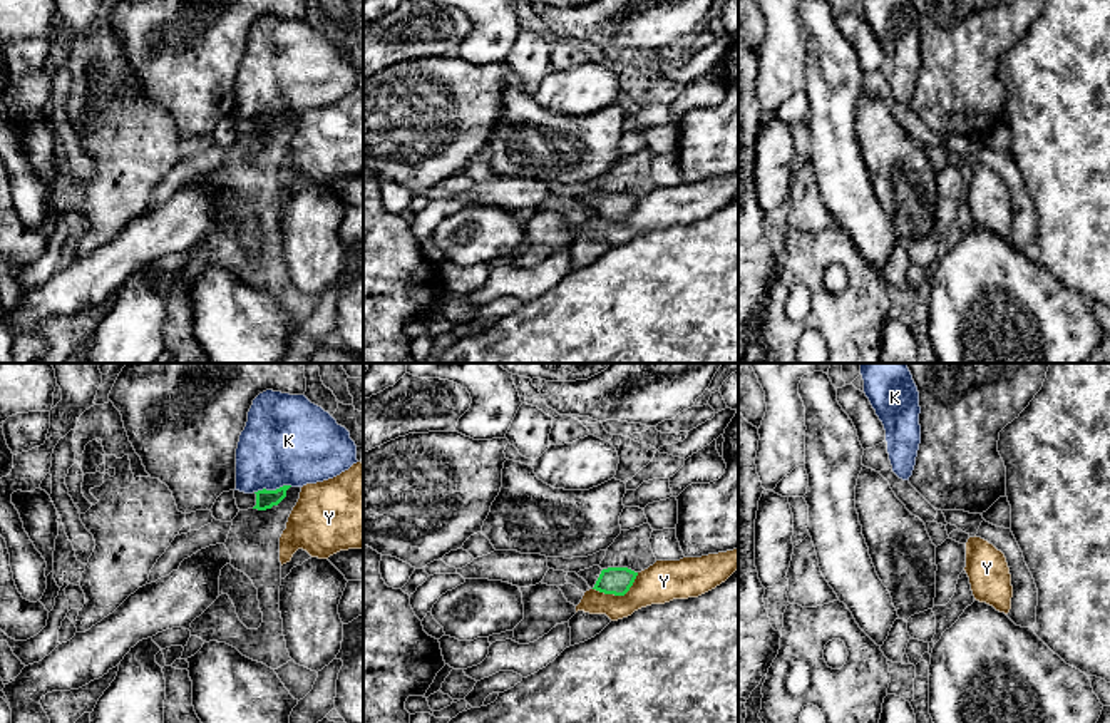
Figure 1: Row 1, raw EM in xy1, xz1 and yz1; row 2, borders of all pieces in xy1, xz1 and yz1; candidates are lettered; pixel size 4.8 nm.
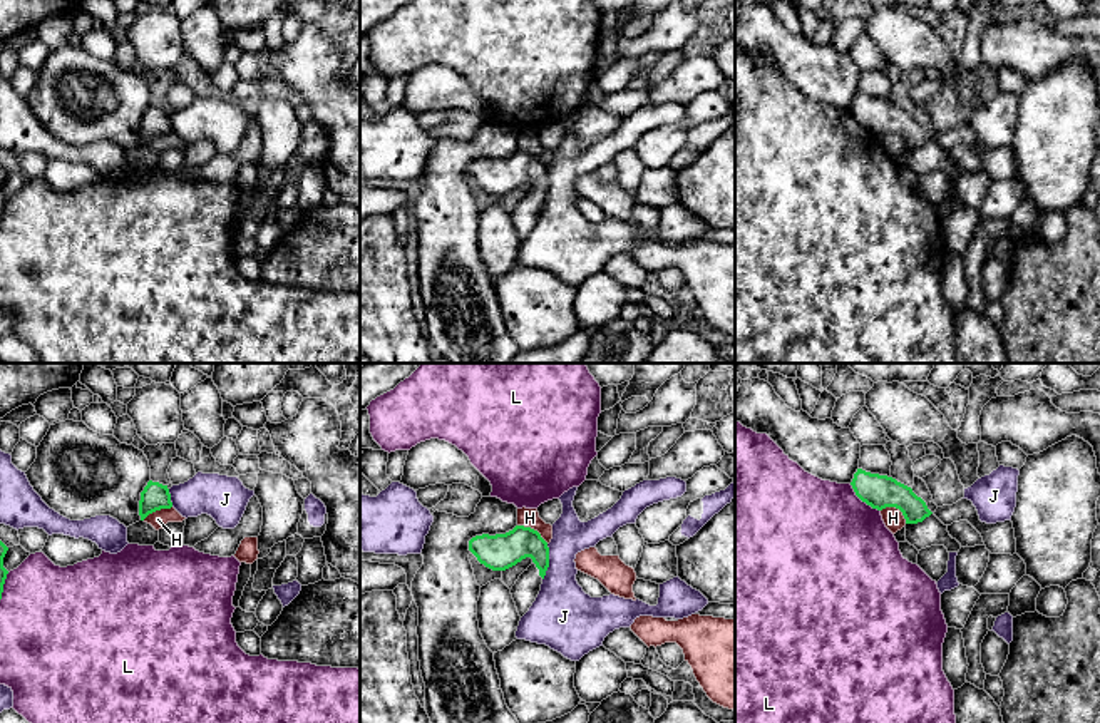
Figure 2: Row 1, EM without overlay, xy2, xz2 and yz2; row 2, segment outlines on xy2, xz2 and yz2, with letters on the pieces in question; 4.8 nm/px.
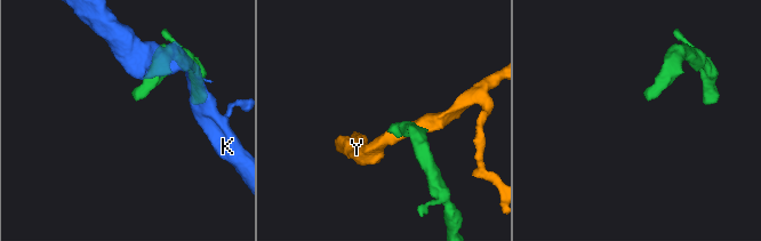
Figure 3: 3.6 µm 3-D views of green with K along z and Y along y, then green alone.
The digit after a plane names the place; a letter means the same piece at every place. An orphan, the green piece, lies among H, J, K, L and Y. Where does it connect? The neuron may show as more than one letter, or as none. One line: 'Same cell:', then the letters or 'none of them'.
Same cell: none of them

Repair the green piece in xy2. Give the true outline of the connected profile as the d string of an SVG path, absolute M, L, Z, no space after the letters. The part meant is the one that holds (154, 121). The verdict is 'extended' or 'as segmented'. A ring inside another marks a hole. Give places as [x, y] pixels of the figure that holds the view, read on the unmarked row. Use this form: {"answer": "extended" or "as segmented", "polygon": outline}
{"answer": "as segmented", "polygon": "M149 105L144 115L141 117L141 126L139 126L141 146L144 146L149 139L156 136L171 132L172 127L167 110Z"}

